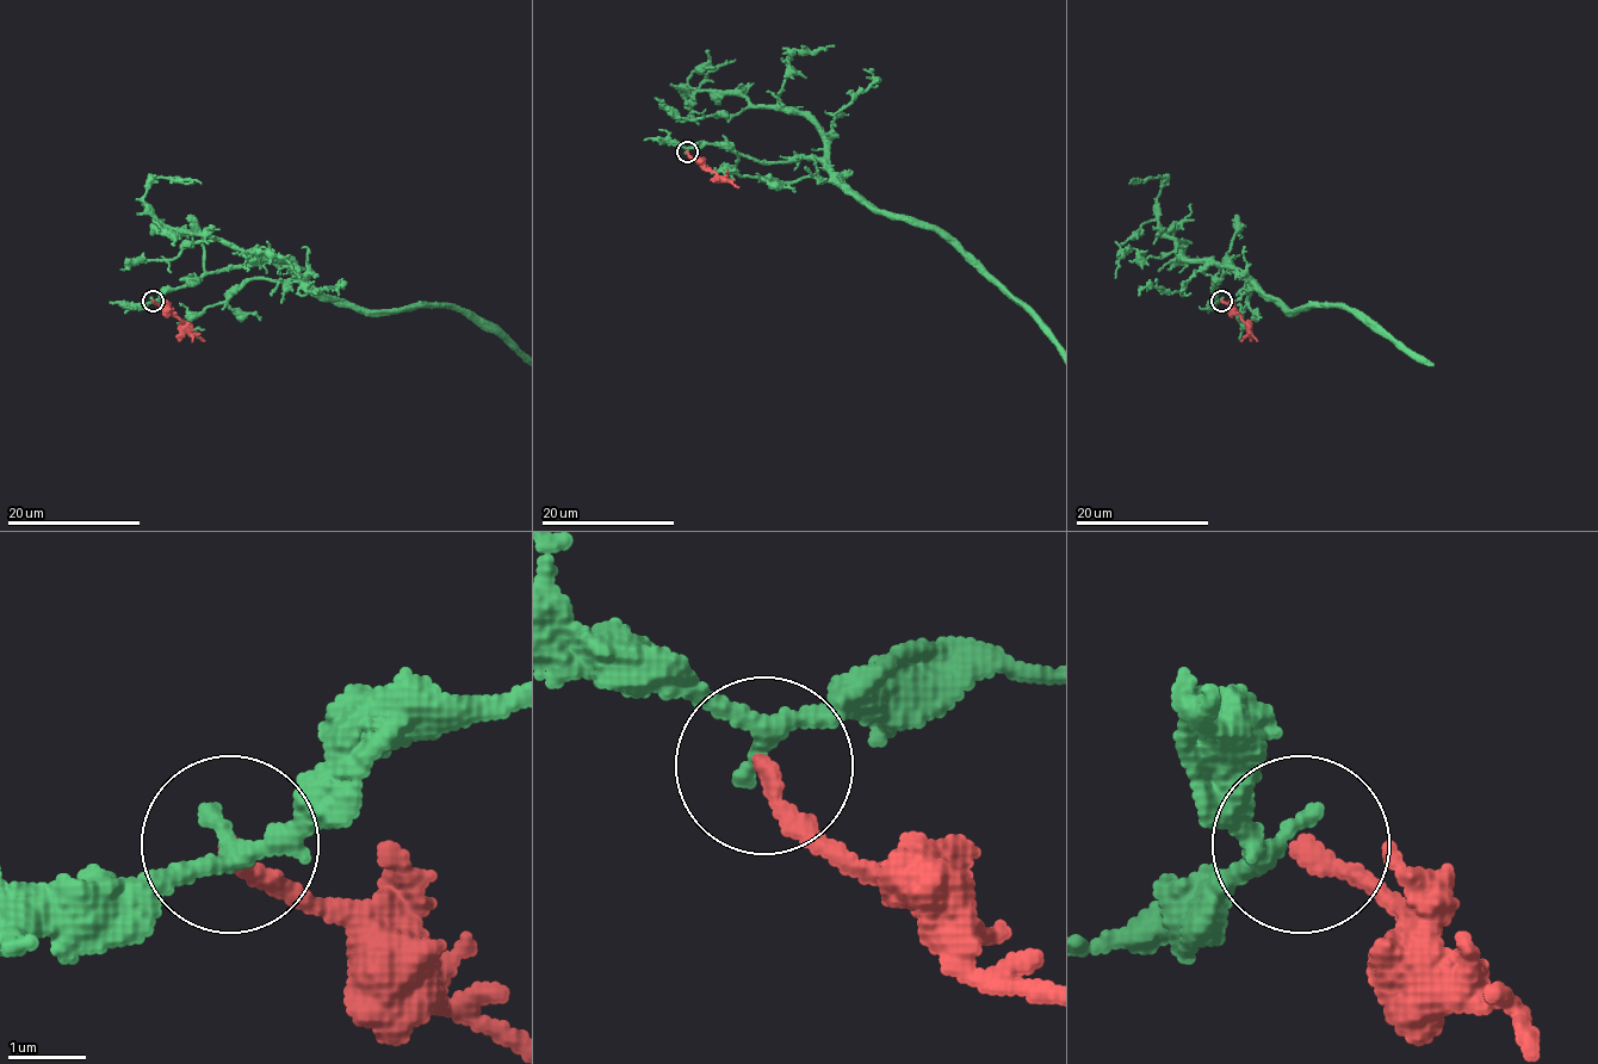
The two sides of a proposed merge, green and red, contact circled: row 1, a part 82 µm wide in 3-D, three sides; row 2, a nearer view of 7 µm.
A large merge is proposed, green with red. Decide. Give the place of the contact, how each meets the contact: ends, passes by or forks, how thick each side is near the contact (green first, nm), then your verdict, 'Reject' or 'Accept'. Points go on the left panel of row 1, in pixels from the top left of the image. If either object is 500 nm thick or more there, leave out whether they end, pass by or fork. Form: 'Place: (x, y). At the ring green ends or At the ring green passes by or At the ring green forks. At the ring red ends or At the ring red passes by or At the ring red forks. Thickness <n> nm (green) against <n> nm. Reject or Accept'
Place: (153, 301). At the ring green passes by. At the ring red ends. Thickness 240 nm (green) against 240 nm. Reject

